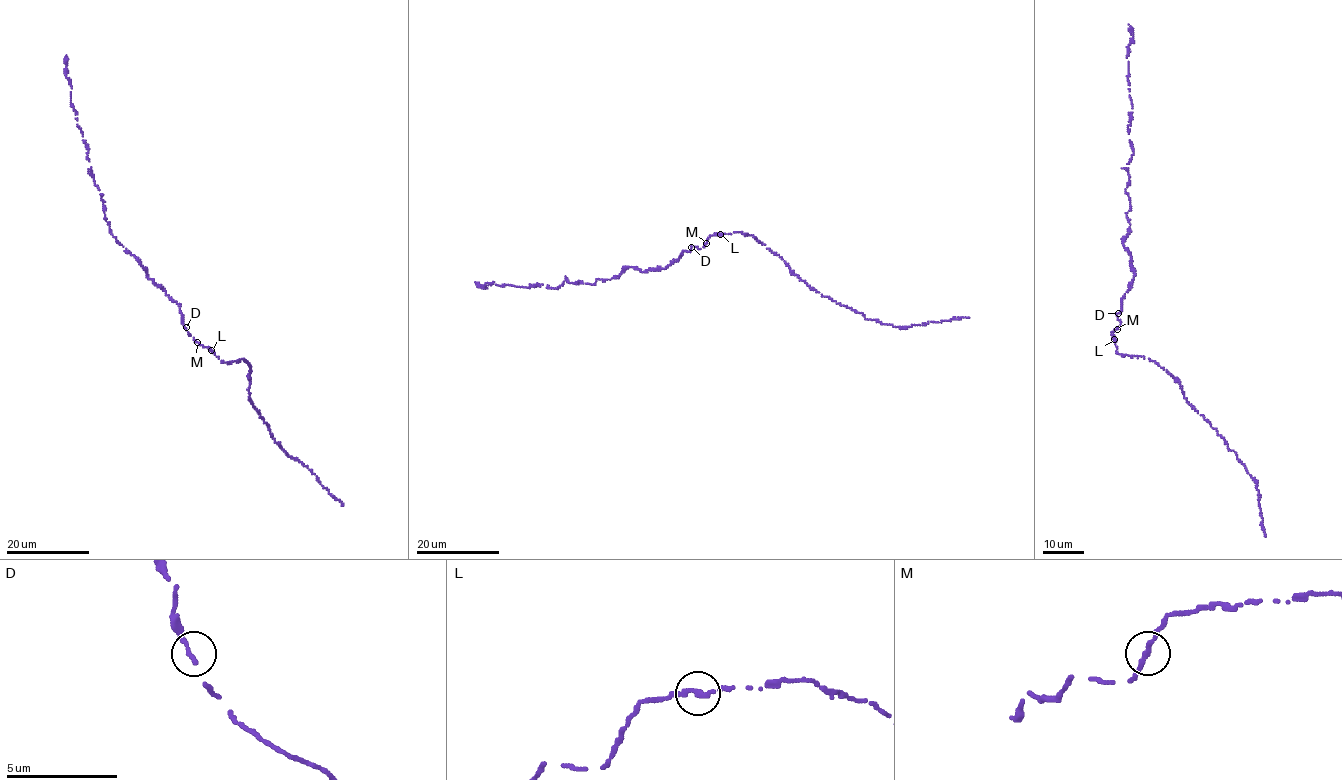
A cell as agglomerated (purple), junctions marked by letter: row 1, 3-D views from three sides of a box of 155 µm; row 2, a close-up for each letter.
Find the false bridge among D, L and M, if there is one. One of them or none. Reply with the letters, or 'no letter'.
no letter

